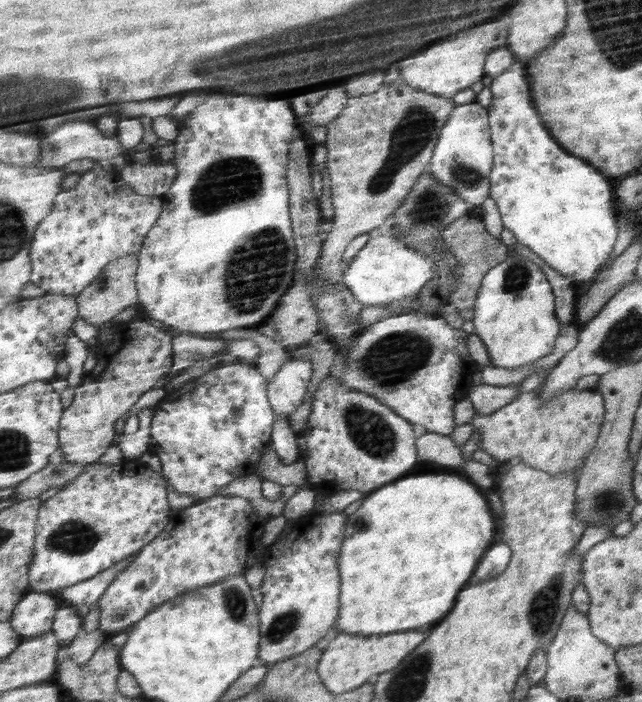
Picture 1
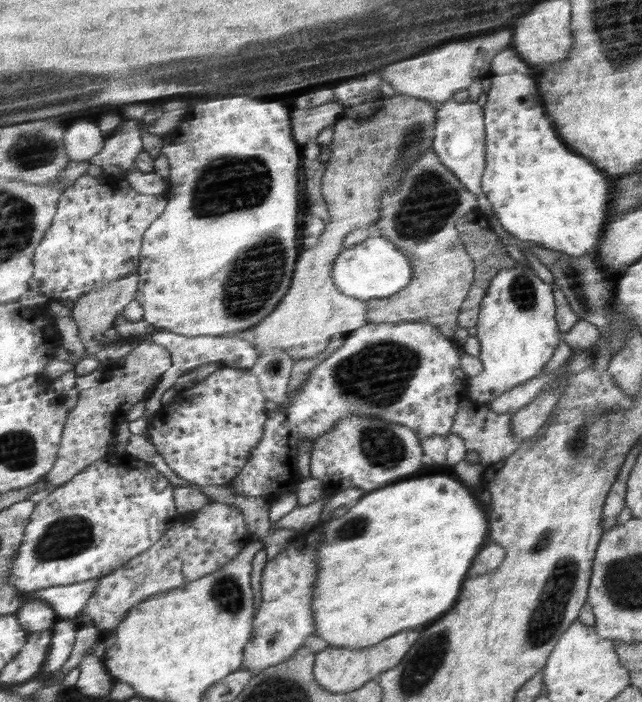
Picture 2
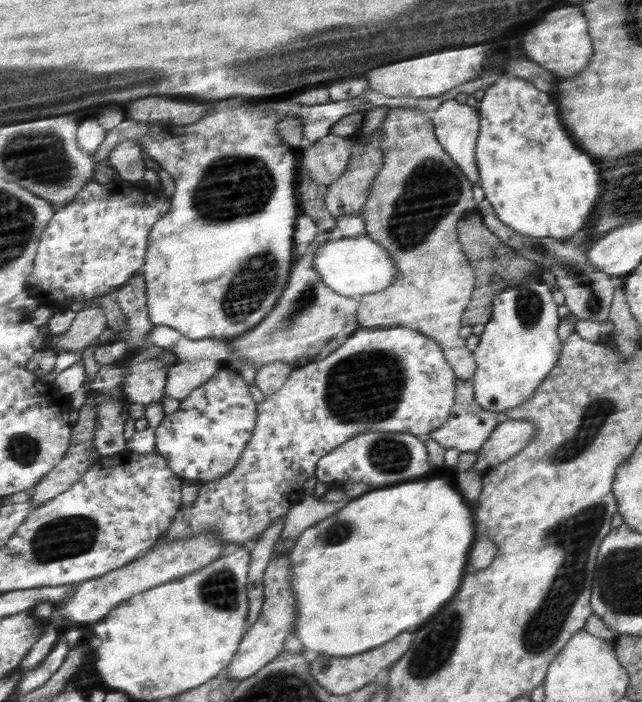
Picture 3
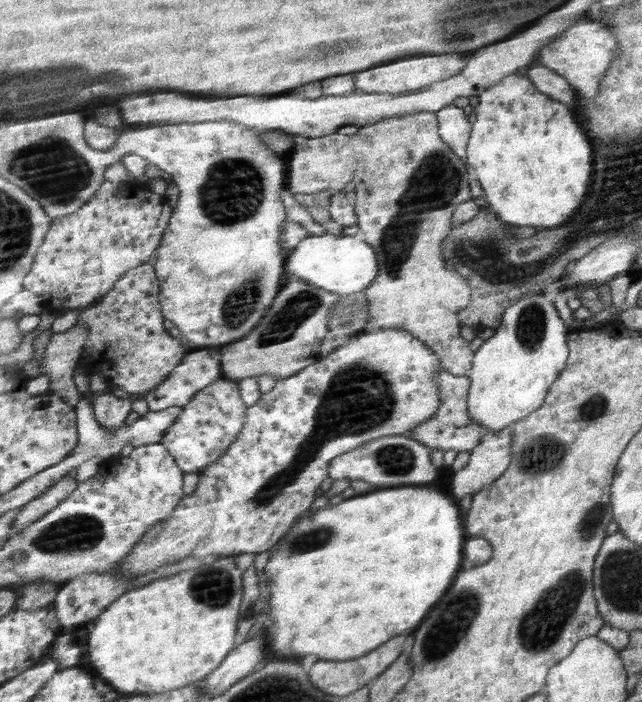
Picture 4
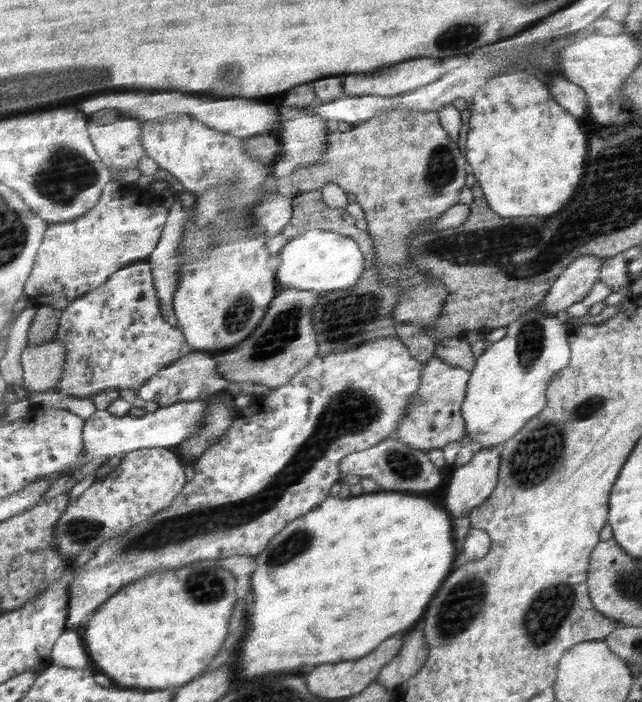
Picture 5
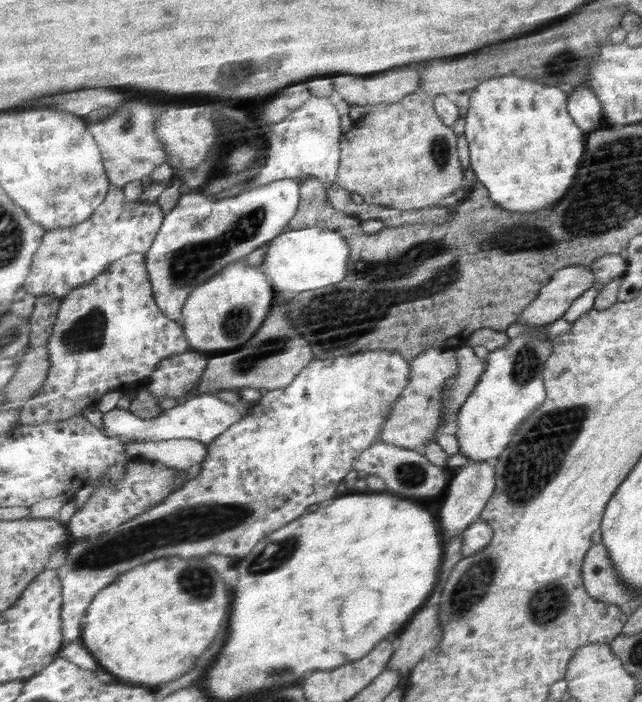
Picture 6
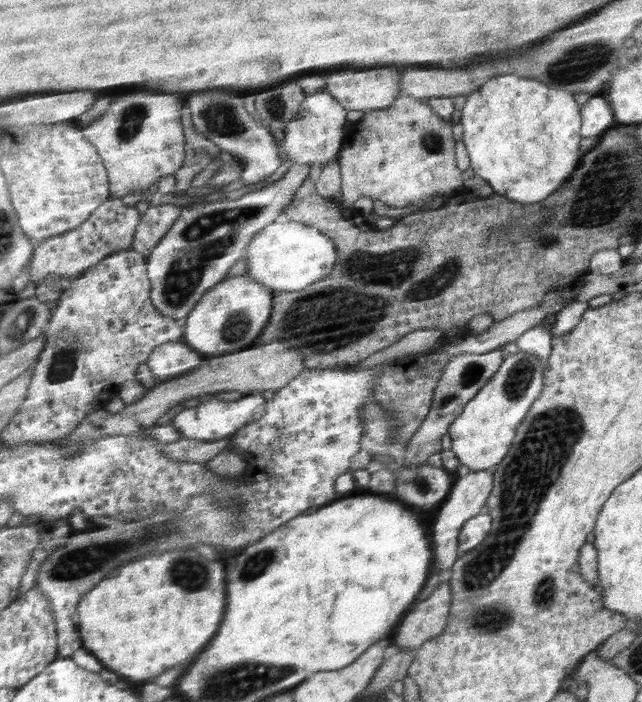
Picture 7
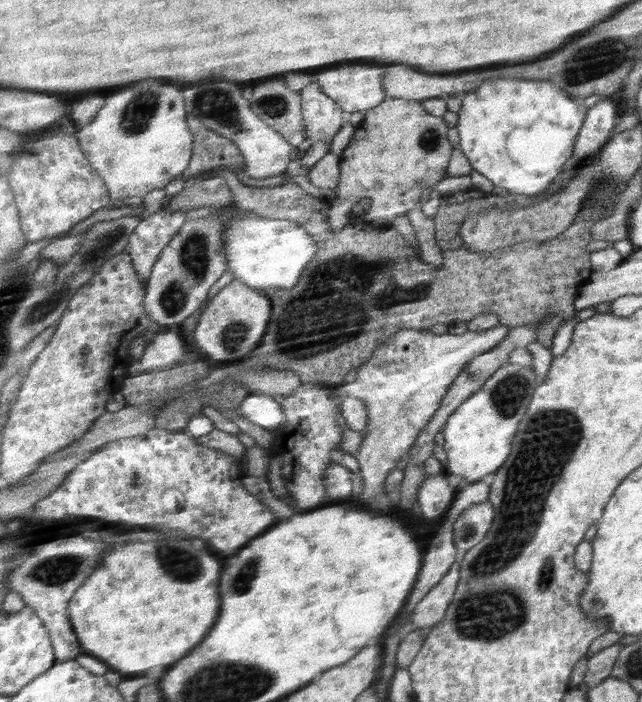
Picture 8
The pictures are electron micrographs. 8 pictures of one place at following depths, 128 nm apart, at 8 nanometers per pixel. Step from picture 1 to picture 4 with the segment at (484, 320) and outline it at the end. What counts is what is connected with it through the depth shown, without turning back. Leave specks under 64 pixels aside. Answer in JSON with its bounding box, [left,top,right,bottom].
[466,293,568,432]

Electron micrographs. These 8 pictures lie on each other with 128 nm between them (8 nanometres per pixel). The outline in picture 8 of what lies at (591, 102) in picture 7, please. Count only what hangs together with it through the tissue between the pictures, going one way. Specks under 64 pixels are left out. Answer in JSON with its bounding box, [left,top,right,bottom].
[574,97,616,161]

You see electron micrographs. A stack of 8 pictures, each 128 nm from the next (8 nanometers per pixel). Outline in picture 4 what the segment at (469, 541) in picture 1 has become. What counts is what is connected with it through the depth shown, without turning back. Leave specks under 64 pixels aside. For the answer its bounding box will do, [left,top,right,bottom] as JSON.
[262,488,462,661]

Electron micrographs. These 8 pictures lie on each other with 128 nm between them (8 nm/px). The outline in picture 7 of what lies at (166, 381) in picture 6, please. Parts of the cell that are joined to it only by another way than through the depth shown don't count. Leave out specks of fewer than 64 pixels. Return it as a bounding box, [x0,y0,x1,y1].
[147,340,206,382]

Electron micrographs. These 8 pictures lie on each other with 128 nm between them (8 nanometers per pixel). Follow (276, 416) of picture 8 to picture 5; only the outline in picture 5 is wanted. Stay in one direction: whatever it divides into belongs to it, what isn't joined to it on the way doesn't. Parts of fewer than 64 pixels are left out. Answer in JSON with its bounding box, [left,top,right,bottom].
[82,400,208,464]

